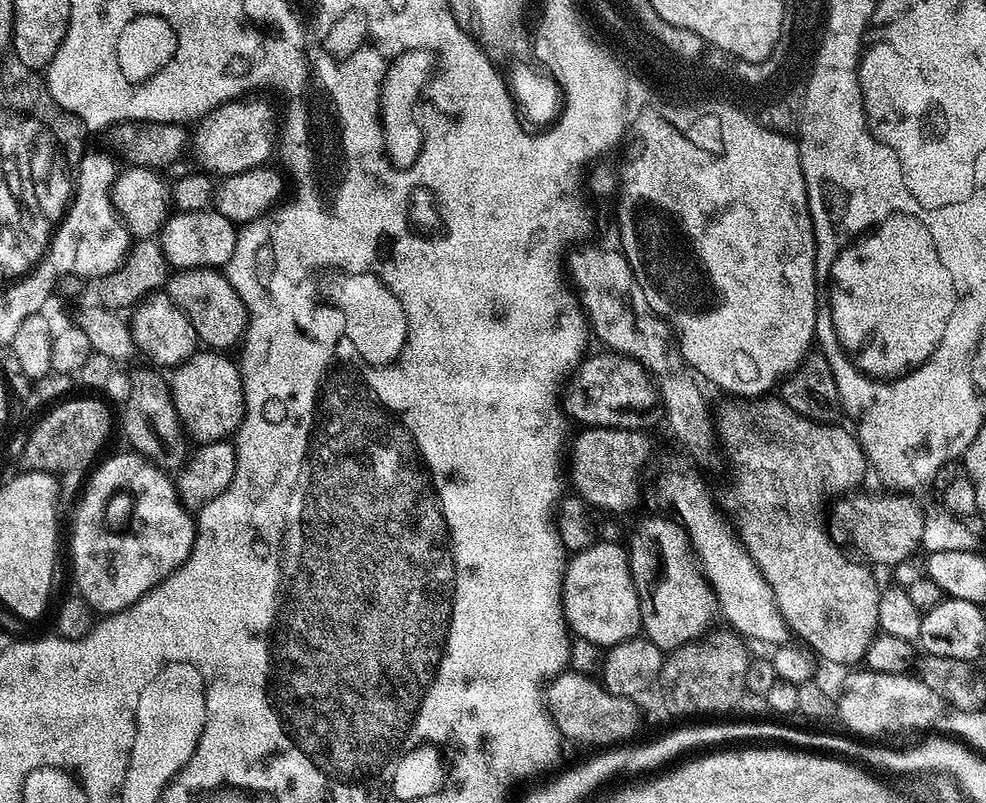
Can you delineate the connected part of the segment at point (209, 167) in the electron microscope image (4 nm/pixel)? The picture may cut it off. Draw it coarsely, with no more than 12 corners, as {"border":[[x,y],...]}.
{"border":[[249,99],[208,112],[190,136],[205,173],[269,163],[272,112]]}

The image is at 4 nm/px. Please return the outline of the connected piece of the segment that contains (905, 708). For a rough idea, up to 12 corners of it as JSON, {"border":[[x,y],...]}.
{"border":[[849,672],[837,717],[878,738],[935,724],[919,677]]}

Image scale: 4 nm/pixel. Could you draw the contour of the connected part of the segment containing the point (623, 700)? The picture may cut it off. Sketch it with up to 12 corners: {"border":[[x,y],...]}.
{"border":[[571,670],[547,685],[561,737],[620,746],[640,728],[635,699]]}

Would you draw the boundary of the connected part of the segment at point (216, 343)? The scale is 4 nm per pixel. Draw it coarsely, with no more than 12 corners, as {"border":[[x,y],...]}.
{"border":[[182,268],[168,297],[212,350],[243,341],[248,311],[223,271]]}

